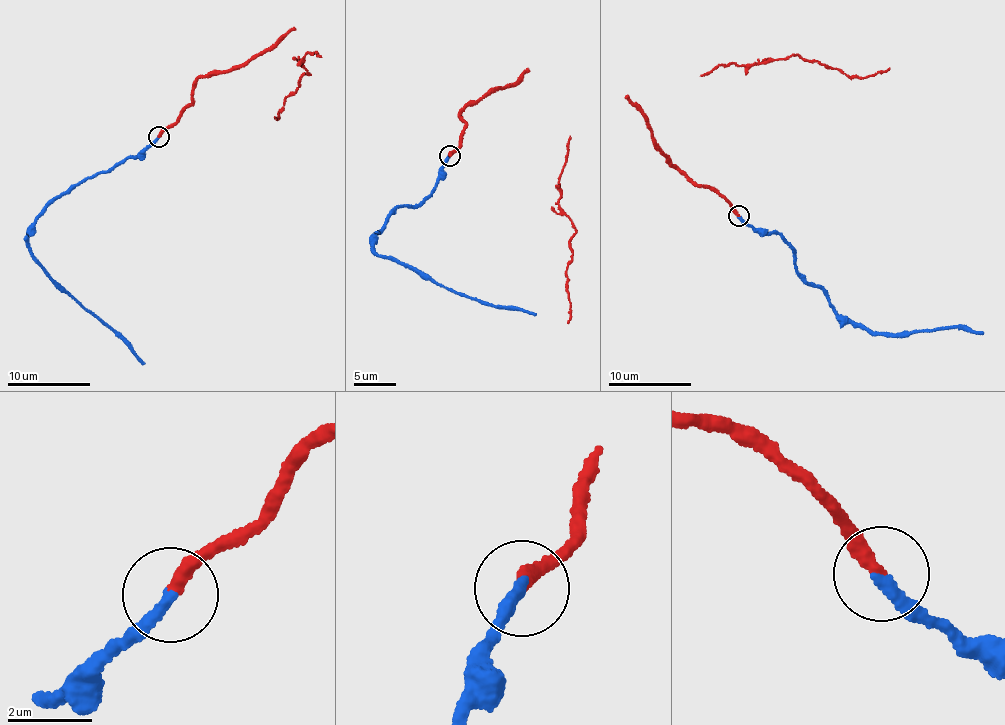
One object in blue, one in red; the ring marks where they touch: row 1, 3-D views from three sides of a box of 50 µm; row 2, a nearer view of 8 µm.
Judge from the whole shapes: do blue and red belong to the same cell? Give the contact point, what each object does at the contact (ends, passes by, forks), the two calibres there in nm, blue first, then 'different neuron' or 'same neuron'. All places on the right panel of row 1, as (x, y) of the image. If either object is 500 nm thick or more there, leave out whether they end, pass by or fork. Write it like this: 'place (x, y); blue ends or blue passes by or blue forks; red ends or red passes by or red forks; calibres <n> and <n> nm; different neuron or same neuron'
place (739, 216); blue ends; red ends; calibres 300 and 320 nm; different neuron

